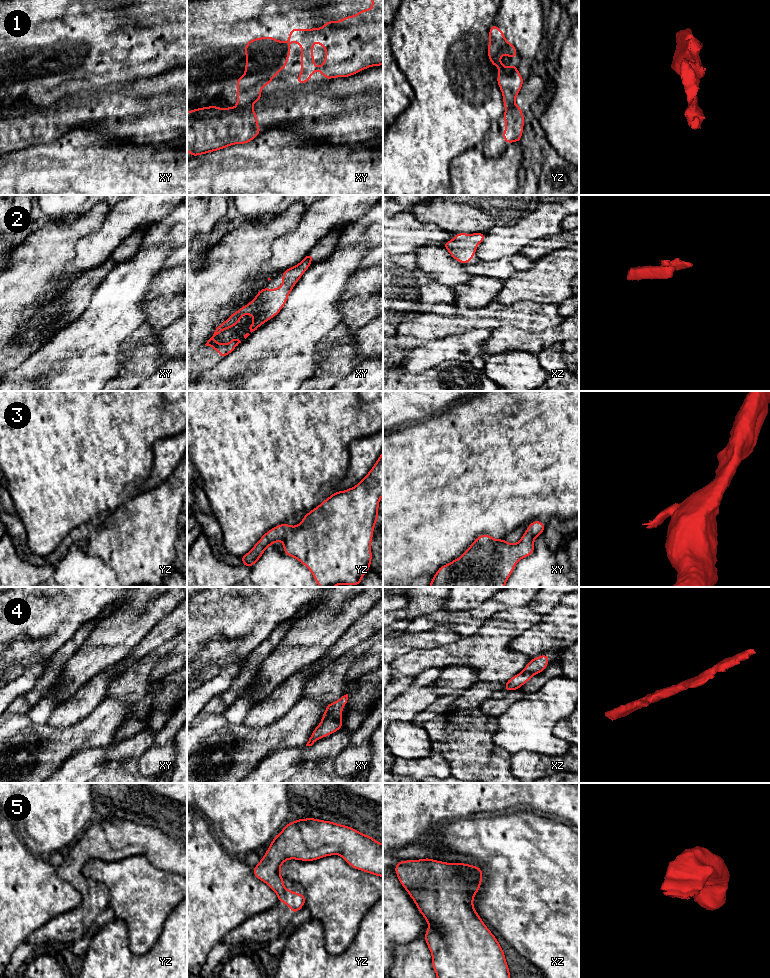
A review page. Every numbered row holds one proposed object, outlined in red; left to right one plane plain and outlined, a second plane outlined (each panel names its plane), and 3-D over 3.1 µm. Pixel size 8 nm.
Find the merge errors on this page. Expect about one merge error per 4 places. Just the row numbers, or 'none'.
1

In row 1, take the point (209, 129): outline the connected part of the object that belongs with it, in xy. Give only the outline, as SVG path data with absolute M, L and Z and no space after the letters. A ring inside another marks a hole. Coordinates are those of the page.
M211 105L187 112L187 151L191 157L249 143L260 133L256 111L251 107L218 108Z

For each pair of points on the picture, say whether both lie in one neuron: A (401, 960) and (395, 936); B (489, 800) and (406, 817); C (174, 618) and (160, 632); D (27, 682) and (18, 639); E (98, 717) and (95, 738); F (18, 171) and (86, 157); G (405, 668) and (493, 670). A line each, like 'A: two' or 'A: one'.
A: two
B: one
C: one
D: two
E: one
F: one
G: one

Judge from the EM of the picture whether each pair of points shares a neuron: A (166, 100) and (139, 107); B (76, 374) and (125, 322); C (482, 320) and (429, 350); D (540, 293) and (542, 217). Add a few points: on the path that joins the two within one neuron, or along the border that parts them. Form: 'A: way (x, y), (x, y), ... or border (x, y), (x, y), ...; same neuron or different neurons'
A: way (159, 101), (146, 105); same neuron
B: way (86, 361), (112, 335); same neuron
C: border (479, 329), (469, 329), (433, 340); different neurons
D: border (533, 261), (533, 265), (528, 269), (513, 274); different neurons

